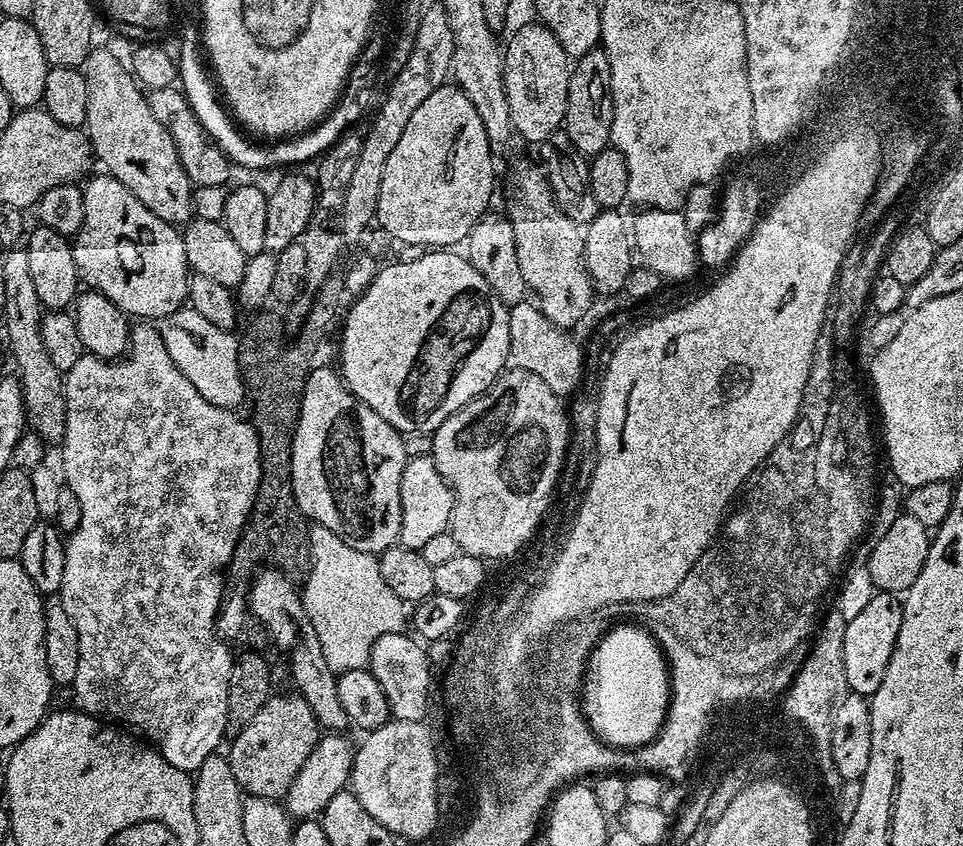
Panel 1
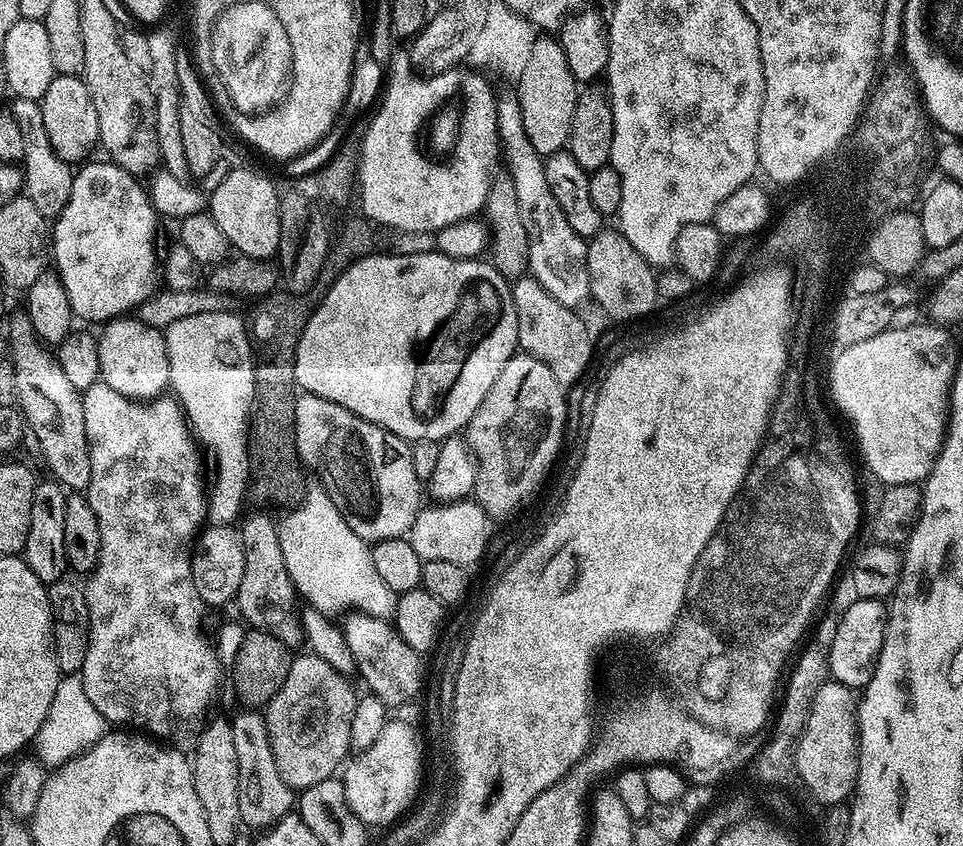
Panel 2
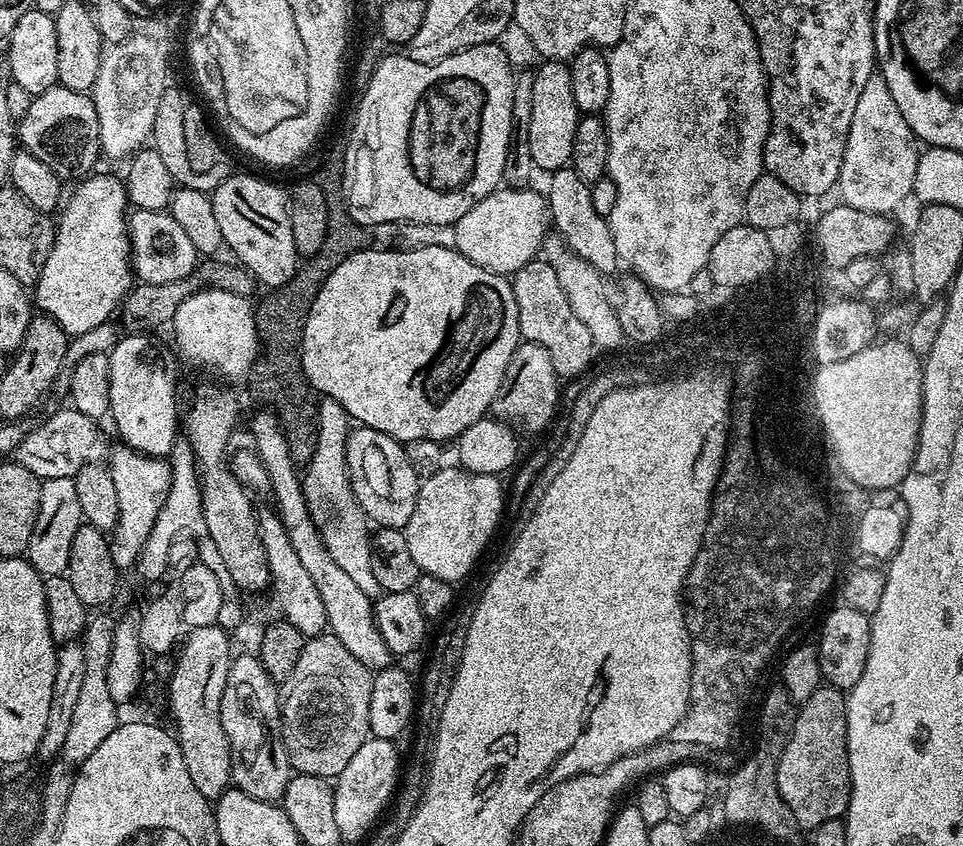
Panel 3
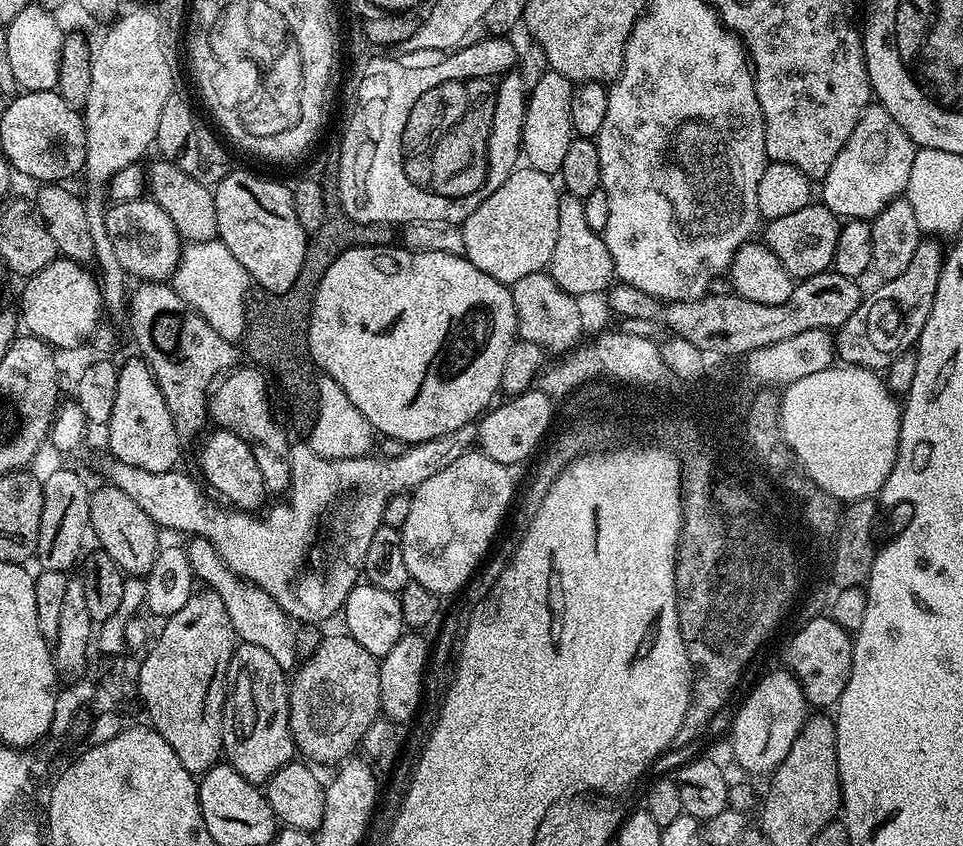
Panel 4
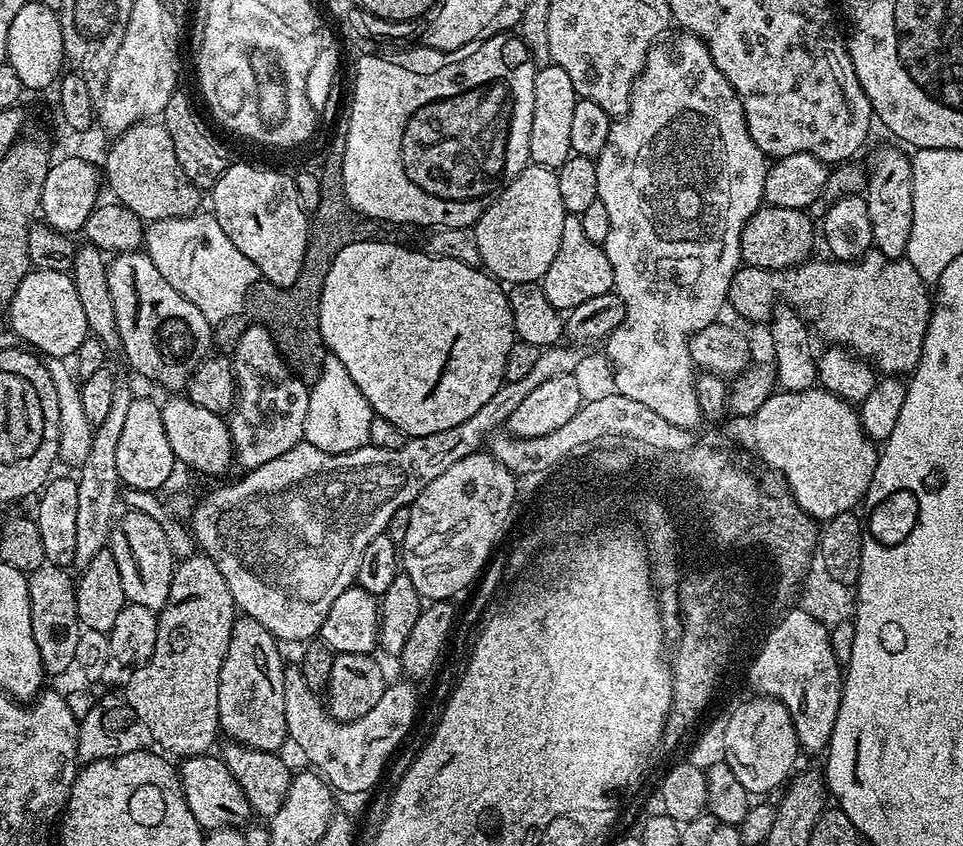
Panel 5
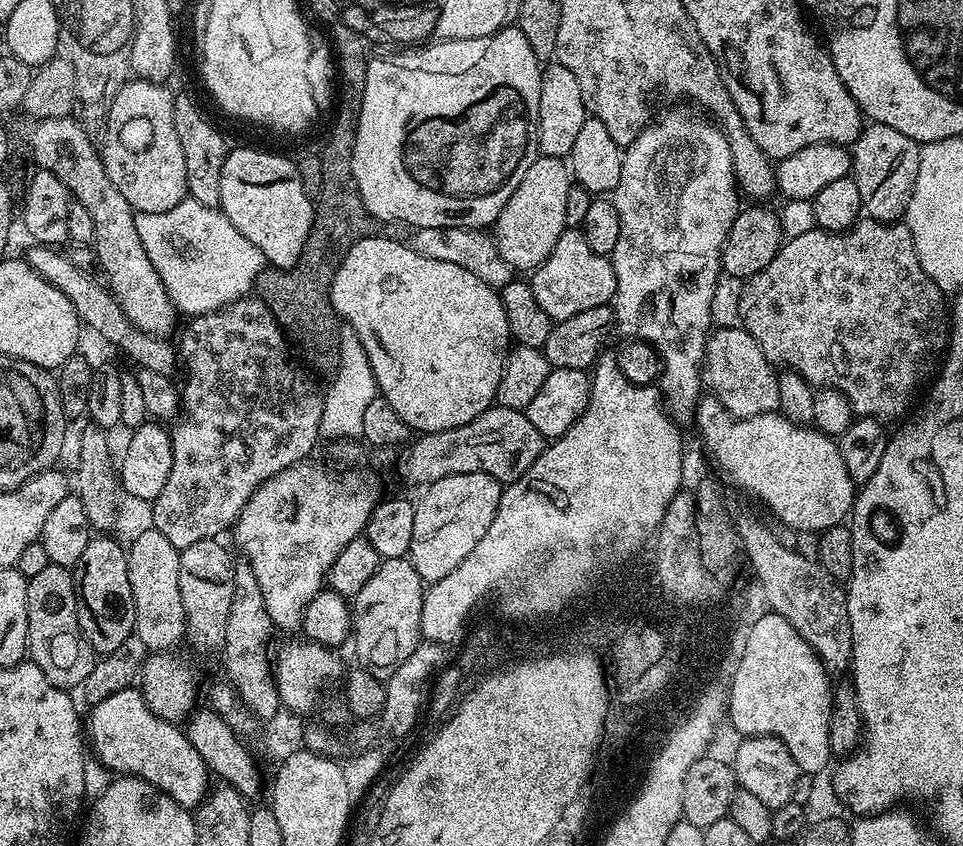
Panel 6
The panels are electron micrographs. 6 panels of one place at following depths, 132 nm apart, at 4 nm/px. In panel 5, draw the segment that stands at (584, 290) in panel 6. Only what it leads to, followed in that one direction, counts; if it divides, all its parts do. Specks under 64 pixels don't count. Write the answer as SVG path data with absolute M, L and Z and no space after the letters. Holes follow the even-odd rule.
M565 215L562 222L562 243L558 245L558 254L554 254L554 262L550 262L550 270L546 270L542 287L550 306L554 306L562 314L571 312L574 306L582 306L582 302L595 298L597 294L613 291L614 270L610 266L610 258L606 258L601 245L586 238L579 215Z

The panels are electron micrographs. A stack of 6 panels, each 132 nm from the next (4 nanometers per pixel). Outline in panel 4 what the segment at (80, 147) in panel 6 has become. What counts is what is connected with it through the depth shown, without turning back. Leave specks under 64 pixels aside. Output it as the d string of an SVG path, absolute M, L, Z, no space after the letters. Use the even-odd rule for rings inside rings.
M140 282L135 286L137 288L133 287L130 292L130 314L132 310L132 332L136 335L137 346L140 347L139 355L154 374L162 390L162 398L166 398L166 410L170 410L170 418L181 441L188 442L191 436L199 437L205 431L204 424L209 423L210 389L217 383L218 378L241 363L241 349L233 341L222 338L222 334L218 334L218 330L214 330L214 326L210 326L206 318L199 316L167 283Z

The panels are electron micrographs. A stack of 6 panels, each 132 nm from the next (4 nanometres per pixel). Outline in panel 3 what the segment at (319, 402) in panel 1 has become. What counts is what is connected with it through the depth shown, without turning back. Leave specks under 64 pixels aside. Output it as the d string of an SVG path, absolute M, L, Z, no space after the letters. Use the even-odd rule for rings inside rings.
M356 426L349 431L344 444L343 463L348 464L347 483L369 521L381 528L403 530L410 522L410 514L414 514L414 502L422 483L414 466L410 466L410 458L406 458L404 444L373 428Z

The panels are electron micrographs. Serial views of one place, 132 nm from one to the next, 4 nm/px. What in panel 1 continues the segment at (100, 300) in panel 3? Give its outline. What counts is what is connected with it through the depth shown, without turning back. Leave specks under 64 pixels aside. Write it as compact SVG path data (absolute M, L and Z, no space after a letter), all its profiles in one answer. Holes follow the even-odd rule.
M109 174L96 176L88 185L83 185L84 194L84 225L78 233L78 242L72 244L74 262L77 266L82 265L88 280L95 291L100 292L110 302L114 302L129 317L163 318L174 314L185 307L188 298L188 281L190 269L186 258L186 246L181 229L174 224L167 224L156 214L152 214L122 184Z

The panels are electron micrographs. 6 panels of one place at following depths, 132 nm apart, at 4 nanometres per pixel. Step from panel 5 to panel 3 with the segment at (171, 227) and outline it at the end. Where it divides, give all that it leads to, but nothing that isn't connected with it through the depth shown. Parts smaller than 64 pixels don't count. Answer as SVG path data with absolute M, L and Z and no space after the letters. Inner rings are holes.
M202 287L186 298L170 321L176 331L175 347L179 355L192 364L213 368L225 381L240 380L249 375L260 351L260 339L256 333L254 304L247 296L230 293L224 289ZM228 379L228 380L227 380Z

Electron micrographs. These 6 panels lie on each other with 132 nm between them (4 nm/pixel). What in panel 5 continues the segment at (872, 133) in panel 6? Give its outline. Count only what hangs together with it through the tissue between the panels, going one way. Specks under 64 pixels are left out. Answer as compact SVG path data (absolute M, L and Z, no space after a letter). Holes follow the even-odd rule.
M884 148L877 154L876 165L873 166L872 173L870 170L866 176L866 199L875 251L899 260L908 251L910 226L914 222L914 182L909 153L896 148Z

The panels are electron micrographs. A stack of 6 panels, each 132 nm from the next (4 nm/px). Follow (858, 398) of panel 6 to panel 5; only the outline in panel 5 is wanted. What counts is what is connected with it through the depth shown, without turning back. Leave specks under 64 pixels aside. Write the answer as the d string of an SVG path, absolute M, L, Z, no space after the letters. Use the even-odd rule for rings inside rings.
M869 250L865 256L861 256L859 260L833 260L831 258L823 258L824 260L816 260L817 258L809 258L802 264L797 264L795 268L781 268L773 270L771 268L749 268L741 266L737 268L734 278L730 278L730 290L728 291L728 298L726 301L729 309L733 308L738 315L744 320L764 320L764 322L771 321L772 309L776 307L778 302L789 304L795 308L805 321L817 333L828 339L833 345L848 349L849 352L855 354L857 357L863 358L867 363L871 364L873 369L880 374L911 374L915 372L918 362L924 353L924 339L926 338L926 330L928 323L934 311L934 300L930 295L929 285L925 284L924 279L918 274L918 270L914 270L914 266L910 266L907 258L895 260L889 256L883 256L881 252Z

